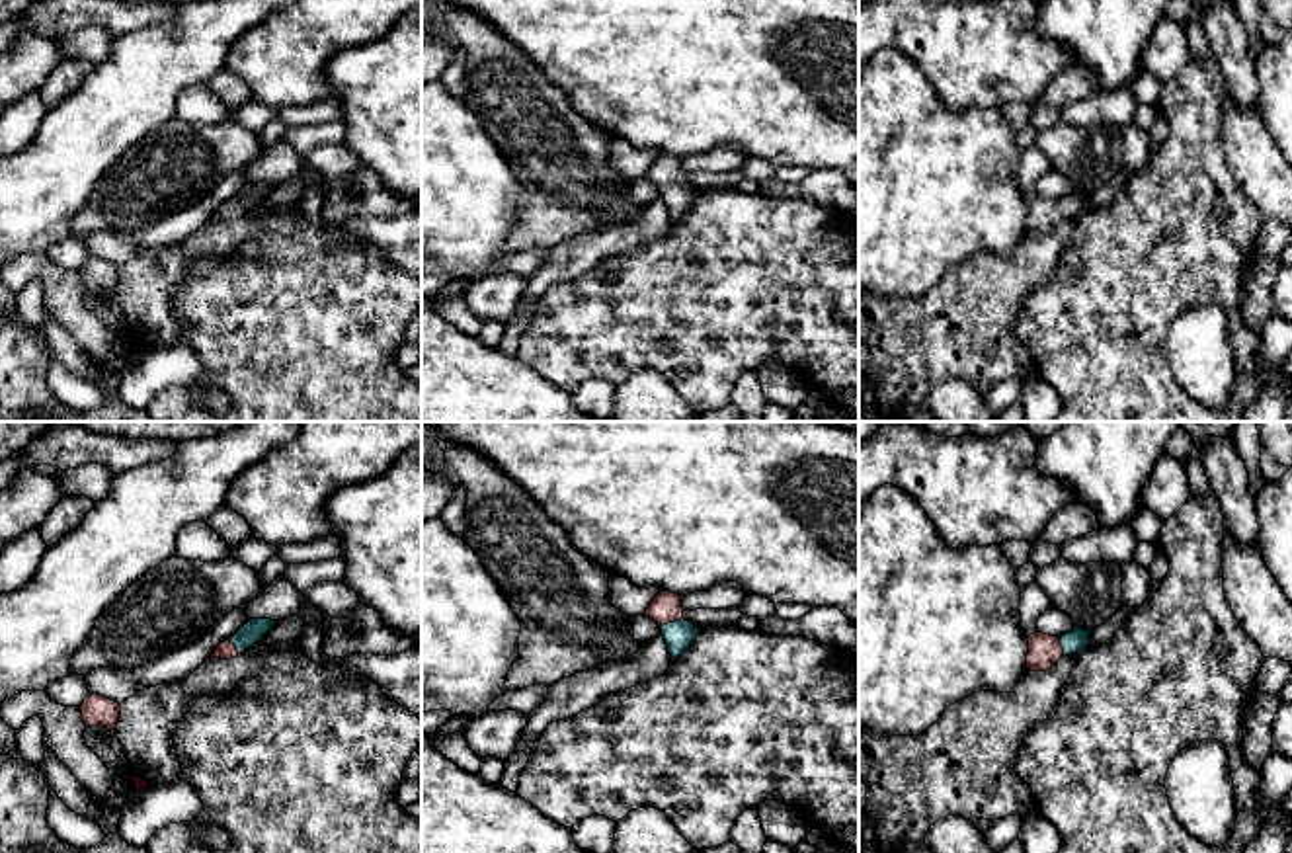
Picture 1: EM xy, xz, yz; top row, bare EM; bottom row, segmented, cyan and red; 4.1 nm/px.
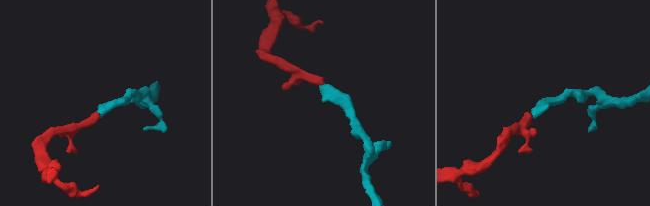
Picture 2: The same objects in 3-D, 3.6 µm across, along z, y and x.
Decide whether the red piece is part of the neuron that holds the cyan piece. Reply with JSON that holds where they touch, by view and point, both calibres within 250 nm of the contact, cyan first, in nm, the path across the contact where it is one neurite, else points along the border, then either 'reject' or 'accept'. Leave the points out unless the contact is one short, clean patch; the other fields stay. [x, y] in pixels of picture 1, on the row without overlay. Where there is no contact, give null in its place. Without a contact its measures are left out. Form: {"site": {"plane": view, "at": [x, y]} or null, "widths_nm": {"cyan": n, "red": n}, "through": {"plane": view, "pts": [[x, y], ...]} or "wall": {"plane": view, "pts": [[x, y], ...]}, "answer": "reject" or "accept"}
{"site": {"plane": "xz", "at": [672, 186]}, "widths_nm": {"cyan": 120, "red": 130}, "through": {"plane": "xz", "pts": [[678, 198], [672, 186], [666, 170]]}, "answer": "accept"}

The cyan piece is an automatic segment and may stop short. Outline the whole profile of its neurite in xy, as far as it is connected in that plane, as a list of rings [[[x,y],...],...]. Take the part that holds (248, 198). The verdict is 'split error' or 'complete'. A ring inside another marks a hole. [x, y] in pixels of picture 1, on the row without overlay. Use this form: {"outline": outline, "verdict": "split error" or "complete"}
{"outline": [[[250,182],[232,201],[221,205],[211,221],[230,223],[254,209],[275,183],[271,182]]], "verdict": "split error"}

